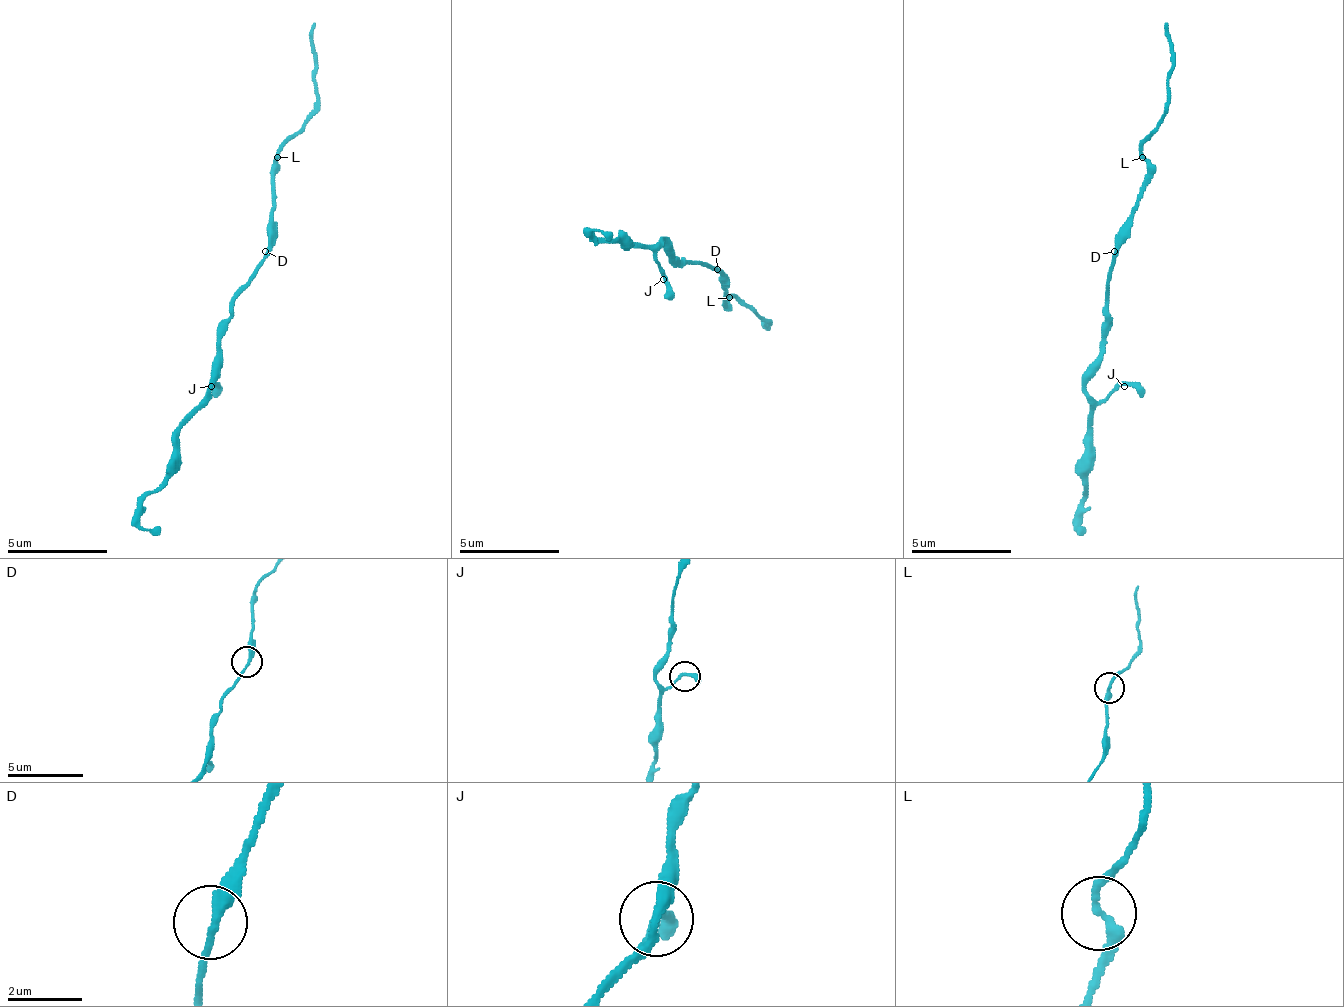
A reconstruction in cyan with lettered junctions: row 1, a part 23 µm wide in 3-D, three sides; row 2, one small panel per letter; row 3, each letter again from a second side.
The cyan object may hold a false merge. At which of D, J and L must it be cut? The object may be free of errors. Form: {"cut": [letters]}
{"cut": []}

